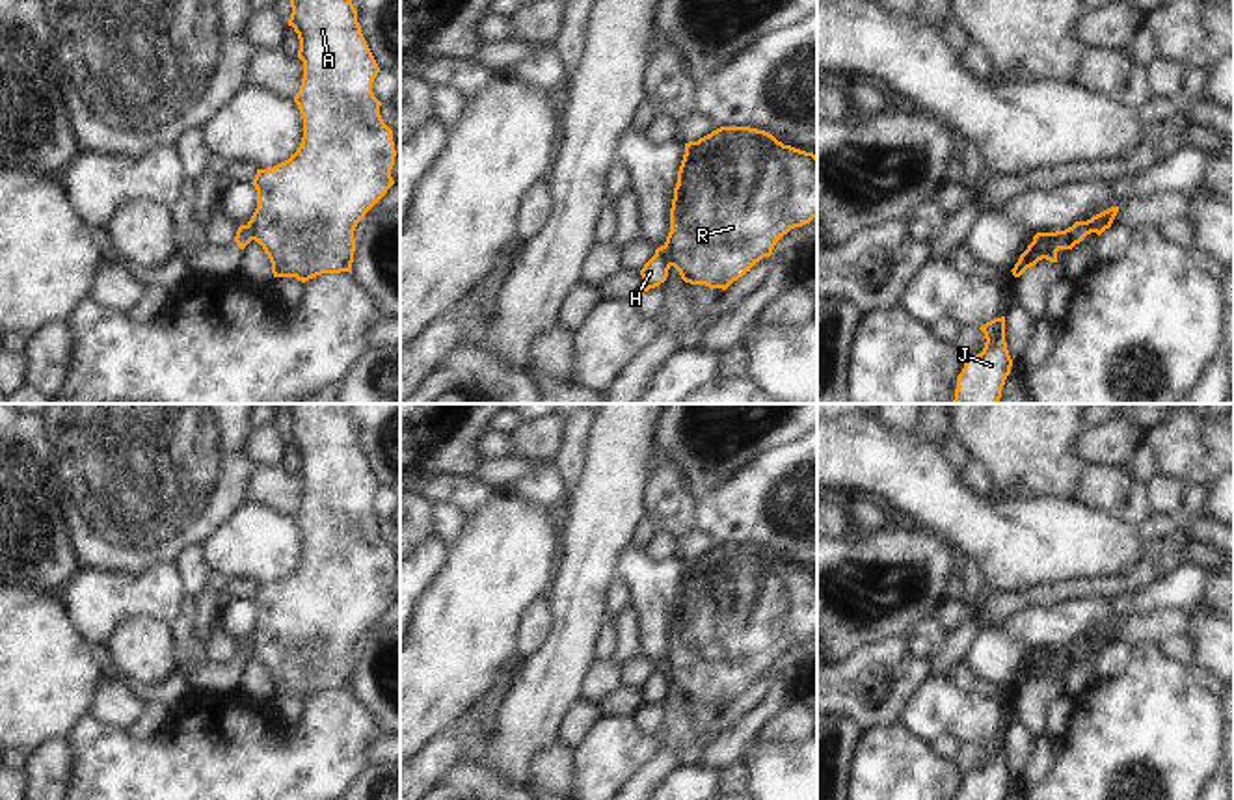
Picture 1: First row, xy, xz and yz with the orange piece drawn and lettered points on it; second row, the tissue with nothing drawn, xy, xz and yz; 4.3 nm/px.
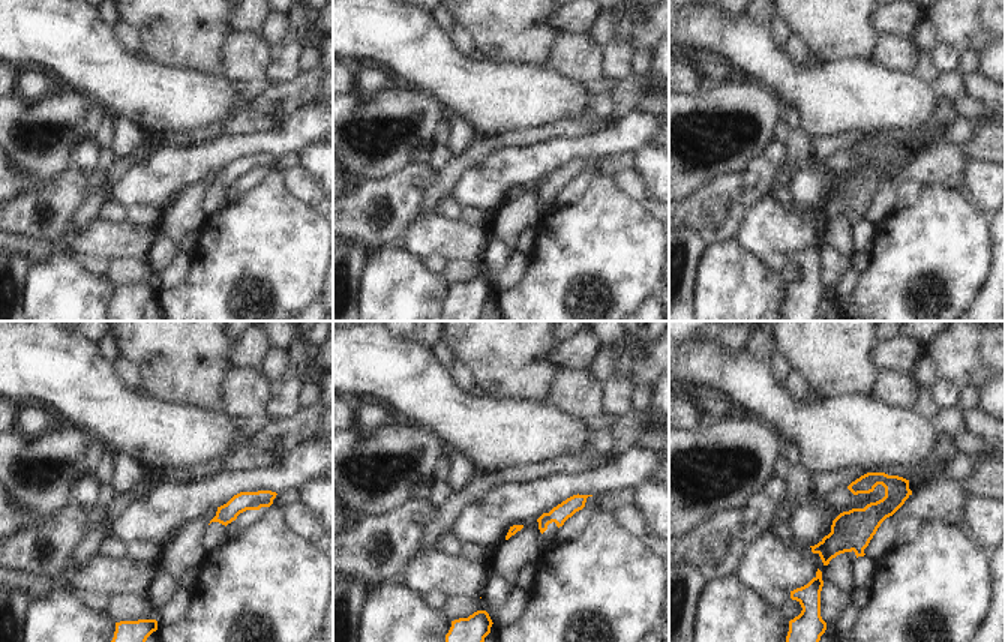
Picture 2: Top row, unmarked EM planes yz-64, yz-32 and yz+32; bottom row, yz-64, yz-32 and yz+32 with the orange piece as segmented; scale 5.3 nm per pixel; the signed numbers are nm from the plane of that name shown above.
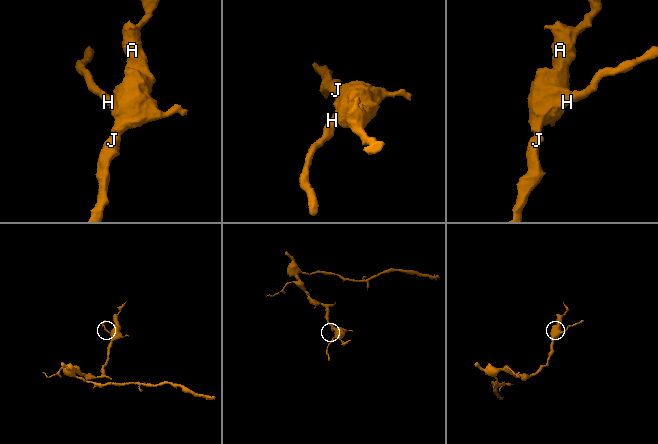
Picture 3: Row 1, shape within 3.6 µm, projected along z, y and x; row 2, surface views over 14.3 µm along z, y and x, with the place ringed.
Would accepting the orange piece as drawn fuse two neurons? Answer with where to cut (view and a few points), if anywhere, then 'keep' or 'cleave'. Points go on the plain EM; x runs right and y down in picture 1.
yz (1095, 633), (1076, 648), (1074, 659) | cleave

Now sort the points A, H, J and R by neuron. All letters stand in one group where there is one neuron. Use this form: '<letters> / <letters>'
A J R / H

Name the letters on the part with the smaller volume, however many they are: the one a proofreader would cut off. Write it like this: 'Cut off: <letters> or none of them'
Cut off: H.

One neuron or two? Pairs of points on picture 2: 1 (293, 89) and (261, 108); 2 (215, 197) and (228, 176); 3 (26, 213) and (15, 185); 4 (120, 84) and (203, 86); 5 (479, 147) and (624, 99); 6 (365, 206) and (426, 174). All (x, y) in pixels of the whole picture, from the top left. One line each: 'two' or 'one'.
1: one
2: one
3: two
4: one
5: one
6: one

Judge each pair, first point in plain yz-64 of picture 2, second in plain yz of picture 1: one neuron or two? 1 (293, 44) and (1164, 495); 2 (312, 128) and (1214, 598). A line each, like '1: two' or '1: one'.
1: one
2: two

